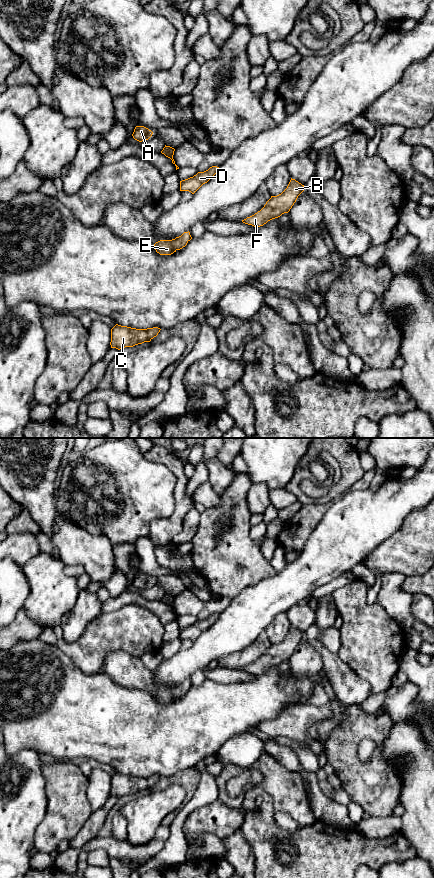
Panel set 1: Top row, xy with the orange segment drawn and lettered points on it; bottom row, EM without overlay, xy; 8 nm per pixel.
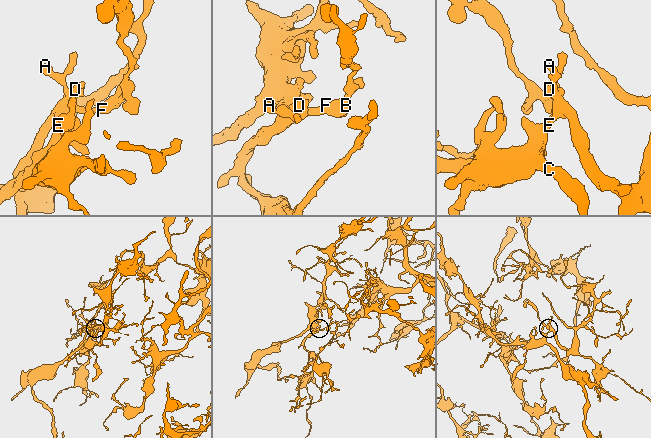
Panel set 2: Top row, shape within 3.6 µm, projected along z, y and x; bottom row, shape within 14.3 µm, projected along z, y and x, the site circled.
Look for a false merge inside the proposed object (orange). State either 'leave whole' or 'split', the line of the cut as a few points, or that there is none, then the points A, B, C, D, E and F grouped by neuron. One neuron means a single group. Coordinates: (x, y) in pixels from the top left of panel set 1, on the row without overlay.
leave whole | no cut | A B C D E F

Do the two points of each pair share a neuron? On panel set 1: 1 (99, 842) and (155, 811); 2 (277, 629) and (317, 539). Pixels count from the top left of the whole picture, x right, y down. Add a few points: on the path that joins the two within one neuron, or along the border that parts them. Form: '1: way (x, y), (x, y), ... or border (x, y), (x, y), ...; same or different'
1: border (126, 839), (136, 845), (143, 845), (151, 839); different
2: border (284, 611), (277, 614), (265, 626); different

